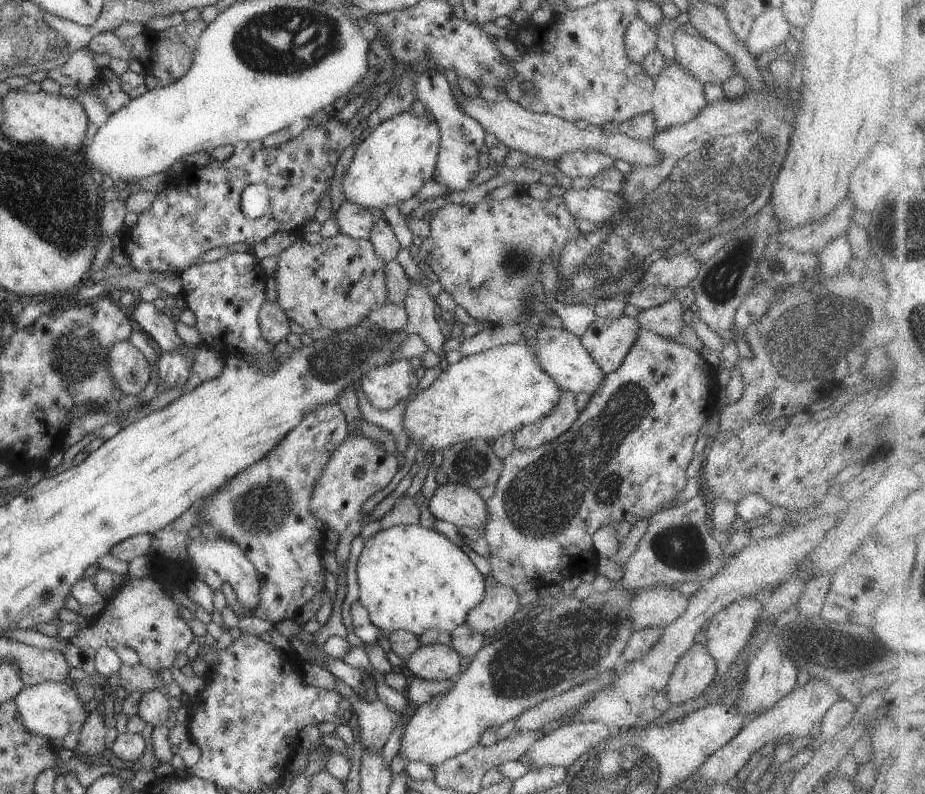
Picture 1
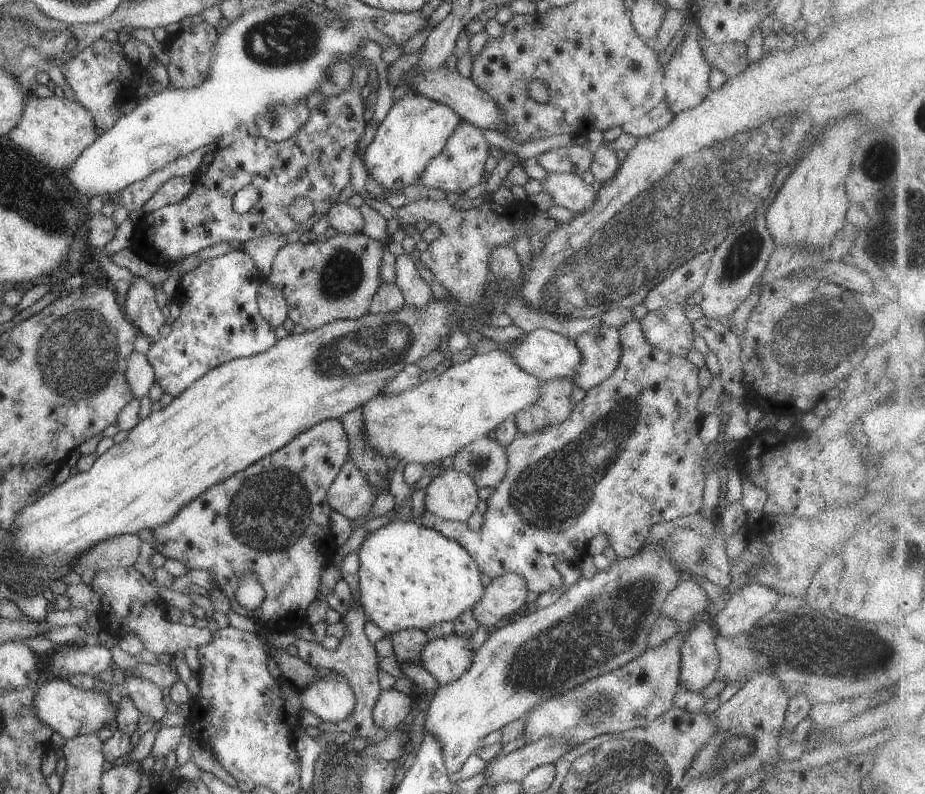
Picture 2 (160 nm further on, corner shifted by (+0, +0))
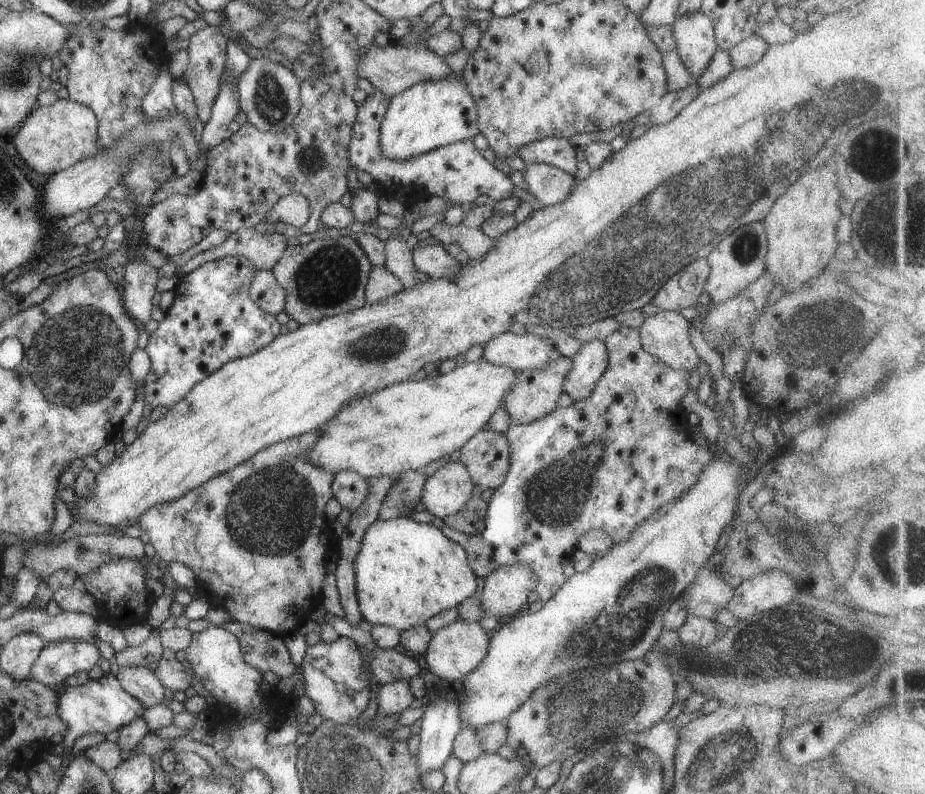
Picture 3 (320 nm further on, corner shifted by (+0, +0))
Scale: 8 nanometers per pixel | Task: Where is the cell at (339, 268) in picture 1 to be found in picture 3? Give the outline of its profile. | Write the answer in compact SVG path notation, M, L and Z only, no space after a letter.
M354 236L315 238L308 244L286 247L272 272L288 293L285 309L290 319L303 325L362 308L373 264Z

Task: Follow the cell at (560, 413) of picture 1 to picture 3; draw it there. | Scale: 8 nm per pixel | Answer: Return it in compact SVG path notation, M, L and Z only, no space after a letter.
M558 354L557 359L552 359L541 369L534 368L518 372L515 385L504 396L504 407L514 422L522 424L532 422L558 407L559 396L563 393L563 382L572 365L573 360L570 357Z

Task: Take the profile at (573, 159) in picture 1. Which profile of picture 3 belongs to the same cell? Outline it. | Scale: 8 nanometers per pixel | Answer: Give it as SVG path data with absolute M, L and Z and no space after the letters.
M546 136L529 142L518 149L516 155L527 163L544 163L574 176L577 170L577 147L568 139L557 136Z

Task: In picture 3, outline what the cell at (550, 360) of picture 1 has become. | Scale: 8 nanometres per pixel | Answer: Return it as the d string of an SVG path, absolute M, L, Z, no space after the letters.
M502 333L492 338L483 348L483 357L493 365L512 369L516 373L523 370L541 369L552 359L558 358L552 342L538 335Z

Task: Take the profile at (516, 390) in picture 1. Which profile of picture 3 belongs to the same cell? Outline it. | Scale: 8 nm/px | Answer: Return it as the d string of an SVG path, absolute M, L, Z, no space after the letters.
M483 358L476 362L457 366L447 374L426 377L420 381L406 379L386 388L349 400L340 410L321 424L318 440L303 456L317 467L330 471L333 475L349 470L358 473L365 479L397 476L404 471L423 470L434 460L449 456L459 450L484 428L494 411L504 405L504 396L515 385L517 373L512 369L493 365Z

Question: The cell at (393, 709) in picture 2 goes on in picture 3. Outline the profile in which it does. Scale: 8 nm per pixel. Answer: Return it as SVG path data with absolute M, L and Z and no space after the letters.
M396 681L392 683L385 683L378 692L378 715L392 716L392 714L400 715L406 711L415 701L409 682Z

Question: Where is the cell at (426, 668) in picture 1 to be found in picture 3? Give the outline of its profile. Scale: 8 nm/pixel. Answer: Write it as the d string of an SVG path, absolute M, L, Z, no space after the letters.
M457 619L452 624L448 624L446 628L438 630L432 636L432 640L430 640L428 649L423 657L426 659L430 673L438 681L456 686L463 681L466 674L475 670L478 664L484 660L484 656L488 652L489 641L490 633L484 632L479 622Z

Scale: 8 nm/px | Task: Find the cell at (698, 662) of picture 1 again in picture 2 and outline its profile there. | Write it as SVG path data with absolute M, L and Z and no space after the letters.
M710 619L696 621L681 646L680 682L690 691L700 693L715 679L719 654L715 645L717 631Z

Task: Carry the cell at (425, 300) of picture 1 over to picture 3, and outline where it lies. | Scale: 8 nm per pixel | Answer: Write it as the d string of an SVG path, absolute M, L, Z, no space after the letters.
M391 236L385 241L385 251L386 268L402 281L404 289L420 283L416 277L418 270L413 264L413 250L404 239L400 236Z

